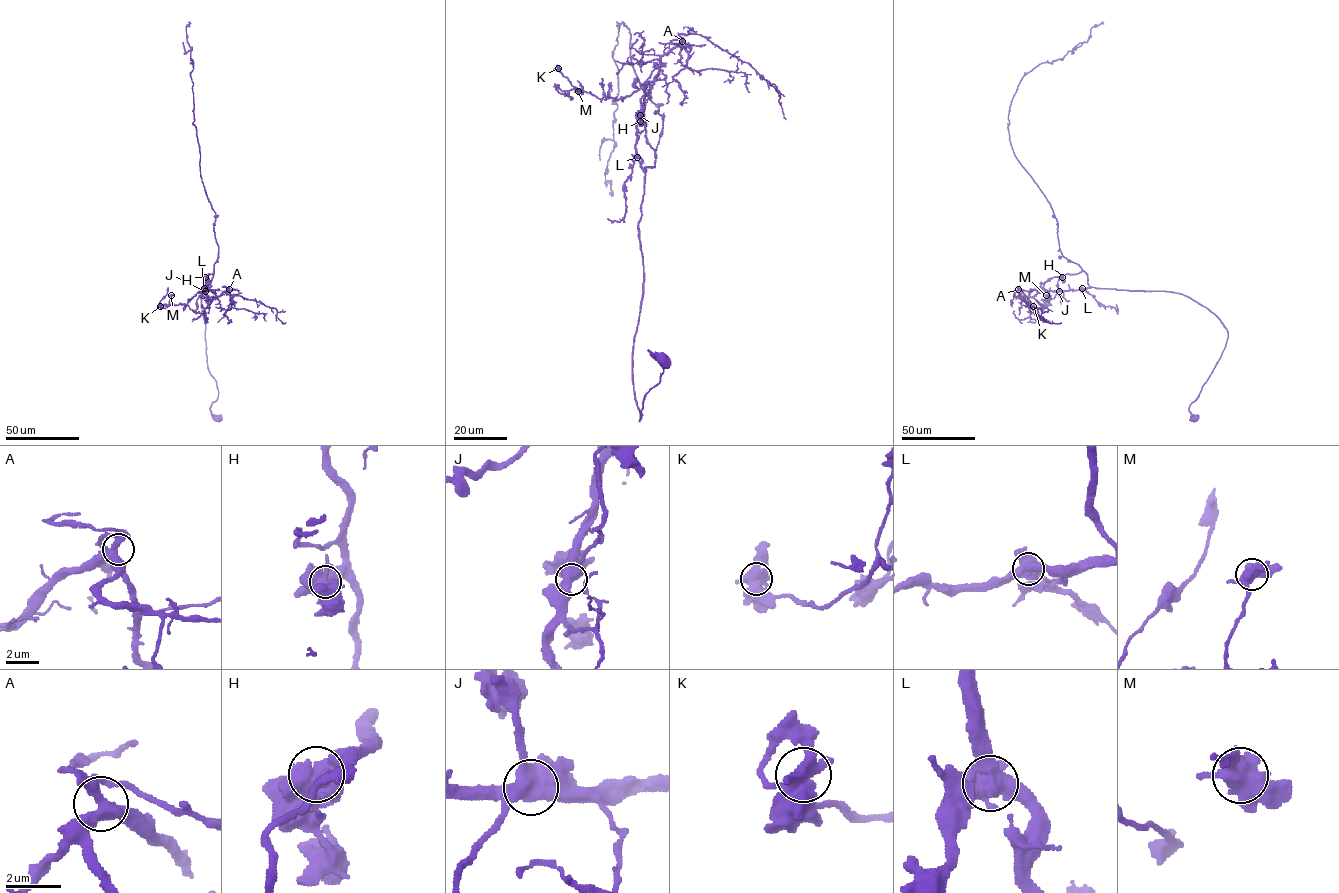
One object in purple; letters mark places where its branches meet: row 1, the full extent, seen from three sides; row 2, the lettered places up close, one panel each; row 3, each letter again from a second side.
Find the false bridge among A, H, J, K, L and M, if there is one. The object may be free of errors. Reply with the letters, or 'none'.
L

